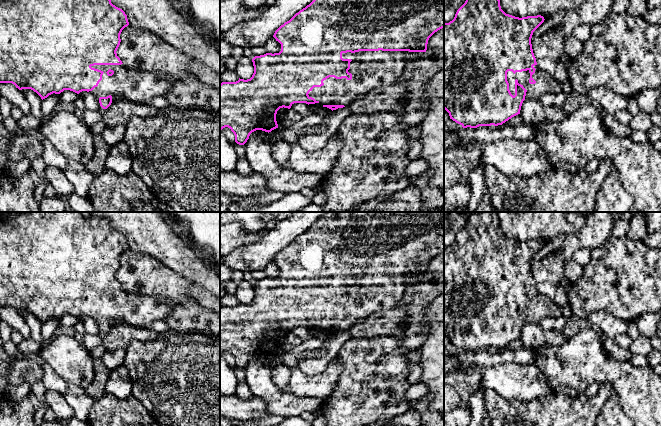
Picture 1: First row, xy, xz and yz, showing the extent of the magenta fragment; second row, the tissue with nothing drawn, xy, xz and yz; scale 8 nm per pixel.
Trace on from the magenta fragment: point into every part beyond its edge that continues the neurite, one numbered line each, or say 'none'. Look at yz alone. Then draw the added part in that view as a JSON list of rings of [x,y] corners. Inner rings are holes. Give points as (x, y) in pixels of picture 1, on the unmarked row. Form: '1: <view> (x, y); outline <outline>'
1: yz (545, 307); outline [[[537,289],[533,290],[536,294],[531,300],[529,294],[516,296],[507,296],[507,305],[511,318],[515,319],[515,304],[521,308],[526,314],[525,323],[539,323],[543,317],[560,318],[562,317],[562,309],[555,304],[549,297],[539,293]]]

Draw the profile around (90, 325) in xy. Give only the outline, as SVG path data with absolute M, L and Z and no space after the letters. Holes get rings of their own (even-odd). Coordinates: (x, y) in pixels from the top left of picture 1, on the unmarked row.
M82 315L78 319L79 322L82 323L85 333L98 334L100 332L100 327L98 323L92 317Z

